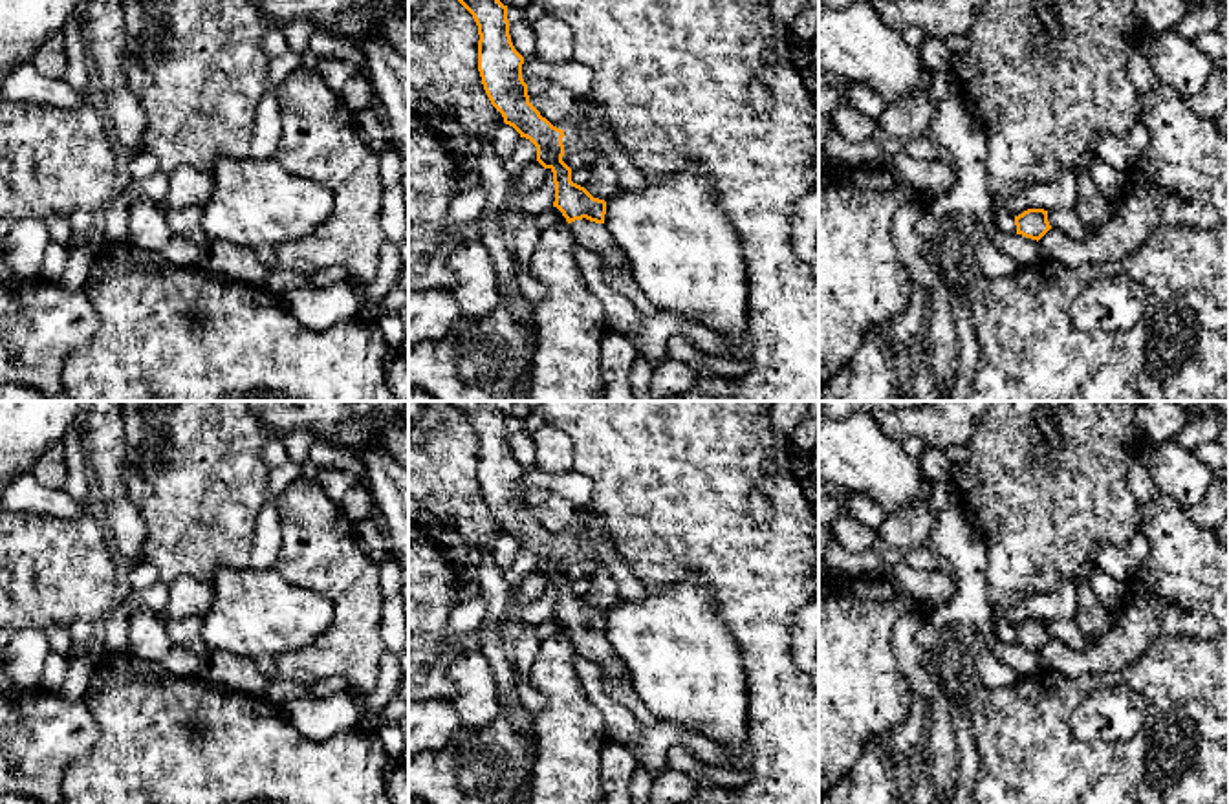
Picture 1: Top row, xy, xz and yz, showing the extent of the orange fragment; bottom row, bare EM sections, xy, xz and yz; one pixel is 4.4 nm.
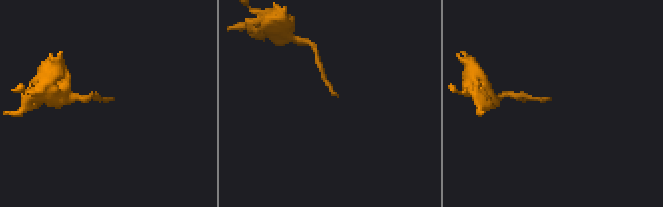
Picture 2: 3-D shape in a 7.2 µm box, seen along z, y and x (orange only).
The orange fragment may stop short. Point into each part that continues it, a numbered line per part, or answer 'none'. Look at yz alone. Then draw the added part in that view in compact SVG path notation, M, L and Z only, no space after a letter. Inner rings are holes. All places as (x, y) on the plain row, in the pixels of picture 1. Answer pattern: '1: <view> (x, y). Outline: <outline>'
1: yz (1063, 629). Outline: M1071 617L1048 621L1048 632L1053 639L1062 641L1073 648L1088 646L1092 641L1092 636L1082 634Z

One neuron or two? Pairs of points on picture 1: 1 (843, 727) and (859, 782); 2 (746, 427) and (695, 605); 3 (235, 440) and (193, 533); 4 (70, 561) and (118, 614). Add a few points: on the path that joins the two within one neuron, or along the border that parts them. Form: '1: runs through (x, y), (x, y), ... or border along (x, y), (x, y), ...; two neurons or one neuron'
1: border along (889, 751), (867, 744), (837, 784); two neurons
2: border along (660, 588), (696, 574), (709, 588), (720, 618); two neurons
3: runs through (211, 464), (198, 477), (198, 510); one neuron
4: border along (118, 599), (101, 619); two neurons

